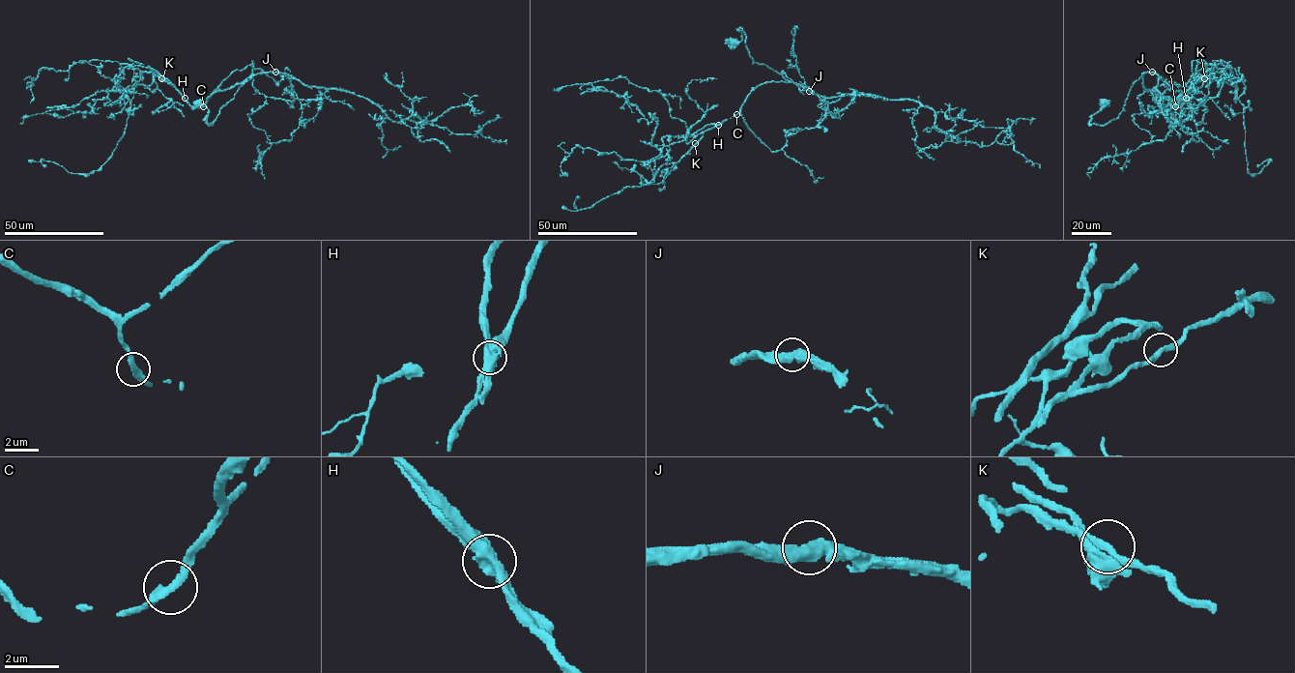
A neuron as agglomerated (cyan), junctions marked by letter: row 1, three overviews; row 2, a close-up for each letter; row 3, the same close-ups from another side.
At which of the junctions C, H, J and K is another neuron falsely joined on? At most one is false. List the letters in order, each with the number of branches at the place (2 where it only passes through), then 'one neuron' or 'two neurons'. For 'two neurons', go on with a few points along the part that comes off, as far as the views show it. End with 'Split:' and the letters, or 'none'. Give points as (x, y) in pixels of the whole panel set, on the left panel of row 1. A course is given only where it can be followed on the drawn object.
C: 2 | one neuron
H: 2 | two neurons | (184, 98), (165, 80), (143, 73), (133, 89), (123, 136), (98, 170), (72, 174), (43, 159), (45, 166)
J: 2 | one neuron
K: 2 | one neuron
Split: H

